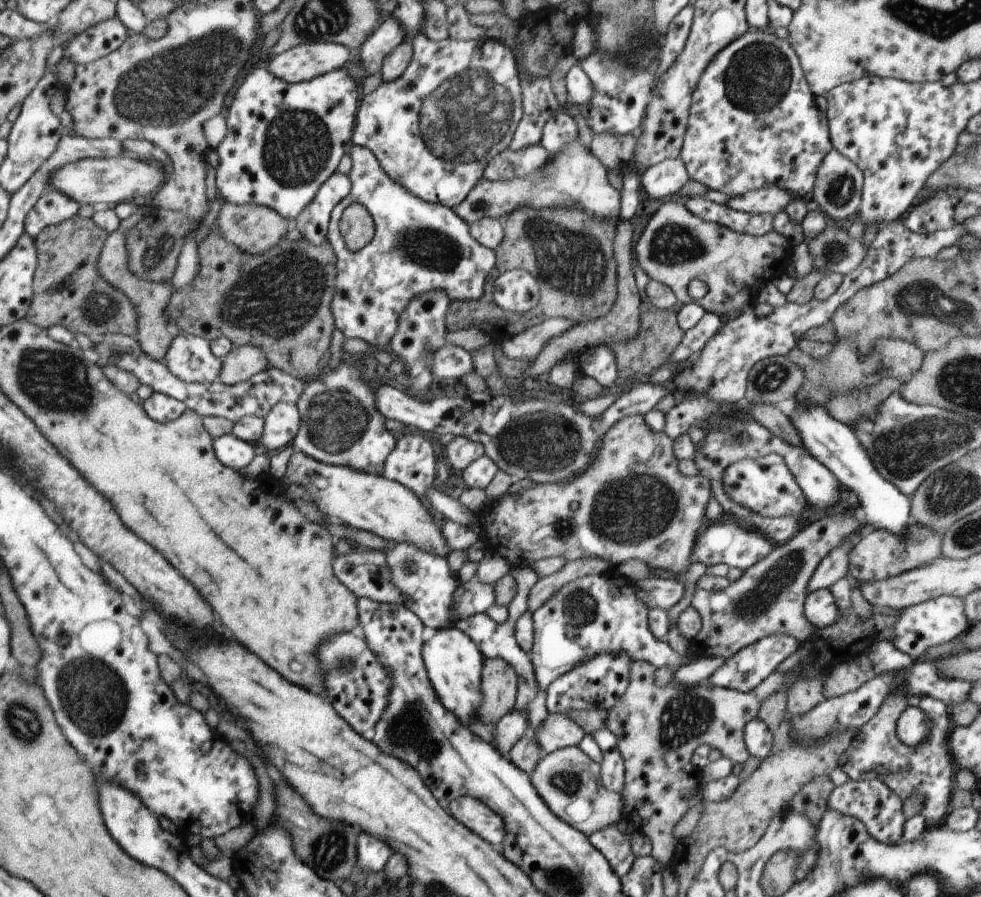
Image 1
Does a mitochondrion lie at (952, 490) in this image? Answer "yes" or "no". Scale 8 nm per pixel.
yes

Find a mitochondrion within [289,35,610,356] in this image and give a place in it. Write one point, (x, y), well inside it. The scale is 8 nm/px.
(469, 114)

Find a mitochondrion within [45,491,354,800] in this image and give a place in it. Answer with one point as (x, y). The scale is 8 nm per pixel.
(94, 698)

